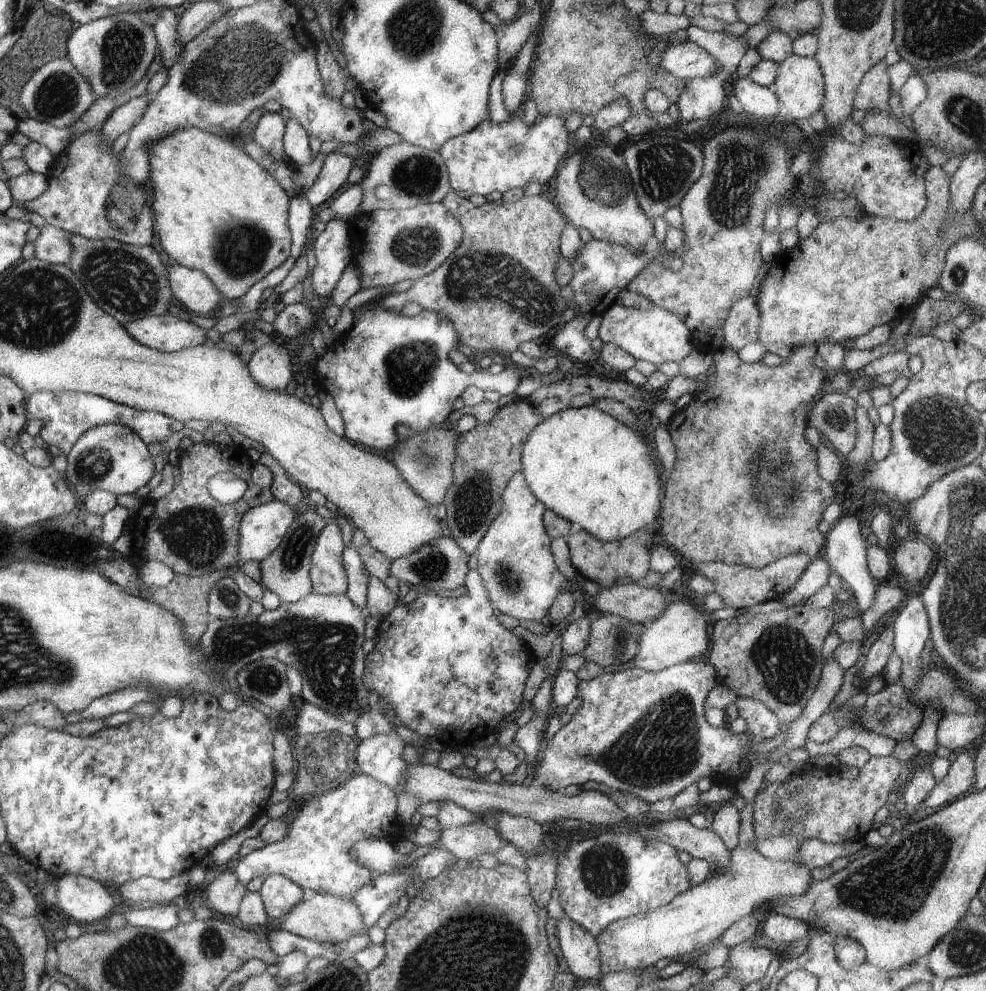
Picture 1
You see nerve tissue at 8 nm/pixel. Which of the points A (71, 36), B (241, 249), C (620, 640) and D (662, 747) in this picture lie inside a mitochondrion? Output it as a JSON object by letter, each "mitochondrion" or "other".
{"A":"other","B":"mitochondrion","C":"mitochondrion","D":"mitochondrion"}

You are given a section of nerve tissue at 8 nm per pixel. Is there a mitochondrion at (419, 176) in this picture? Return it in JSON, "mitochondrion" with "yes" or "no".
{"mitochondrion":"yes"}

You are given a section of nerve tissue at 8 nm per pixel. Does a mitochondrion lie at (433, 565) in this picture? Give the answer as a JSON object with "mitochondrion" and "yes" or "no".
{"mitochondrion":"yes"}

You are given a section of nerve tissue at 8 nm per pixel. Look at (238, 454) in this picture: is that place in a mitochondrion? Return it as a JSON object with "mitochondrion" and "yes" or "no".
{"mitochondrion":"no"}

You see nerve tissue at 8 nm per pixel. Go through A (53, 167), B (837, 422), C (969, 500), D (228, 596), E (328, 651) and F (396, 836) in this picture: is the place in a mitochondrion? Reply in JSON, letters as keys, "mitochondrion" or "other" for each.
{"A":"other","B":"mitochondrion","C":"mitochondrion","D":"mitochondrion","E":"mitochondrion","F":"other"}

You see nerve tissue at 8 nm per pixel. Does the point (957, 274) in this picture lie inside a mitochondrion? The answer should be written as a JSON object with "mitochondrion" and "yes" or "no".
{"mitochondrion":"yes"}

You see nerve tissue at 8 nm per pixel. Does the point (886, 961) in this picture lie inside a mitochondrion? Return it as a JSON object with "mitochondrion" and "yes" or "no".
{"mitochondrion":"no"}

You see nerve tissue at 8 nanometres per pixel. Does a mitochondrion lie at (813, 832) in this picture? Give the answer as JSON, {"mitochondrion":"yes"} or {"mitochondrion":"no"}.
{"mitochondrion":"no"}

